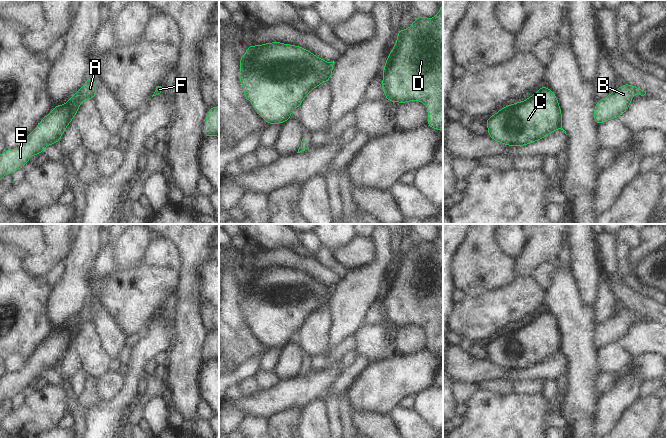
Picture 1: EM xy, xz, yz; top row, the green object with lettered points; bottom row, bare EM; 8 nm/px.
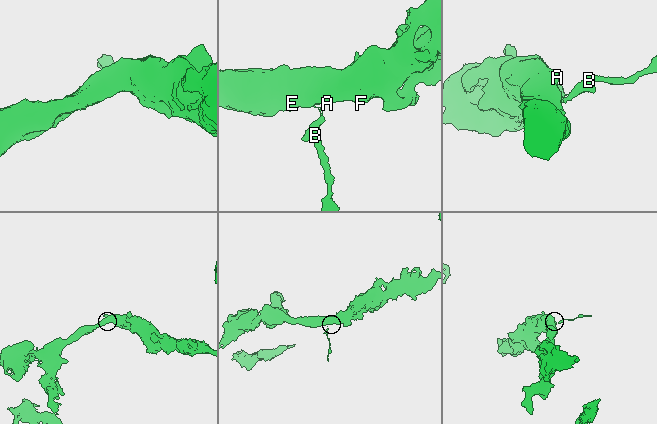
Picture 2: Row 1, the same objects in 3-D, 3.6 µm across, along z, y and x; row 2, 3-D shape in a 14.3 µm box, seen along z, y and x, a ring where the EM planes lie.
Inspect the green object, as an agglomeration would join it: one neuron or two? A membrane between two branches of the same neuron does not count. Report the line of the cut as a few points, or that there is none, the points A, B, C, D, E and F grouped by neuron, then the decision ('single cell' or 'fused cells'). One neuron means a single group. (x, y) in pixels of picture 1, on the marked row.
xy (65, 127), (61, 133) | A C D E F / B | fused cells

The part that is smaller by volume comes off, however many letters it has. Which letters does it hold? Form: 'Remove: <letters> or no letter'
Remove: B

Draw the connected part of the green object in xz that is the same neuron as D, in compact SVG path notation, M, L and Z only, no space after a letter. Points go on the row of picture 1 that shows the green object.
M443 3L433 18L418 16L407 29L398 29L397 41L382 71L381 86L390 103L424 103L428 112L427 126L443 130Z

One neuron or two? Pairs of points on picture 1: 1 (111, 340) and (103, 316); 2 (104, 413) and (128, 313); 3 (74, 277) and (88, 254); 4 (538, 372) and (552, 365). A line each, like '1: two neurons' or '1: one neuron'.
1: one neuron
2: two neurons
3: one neuron
4: one neuron

